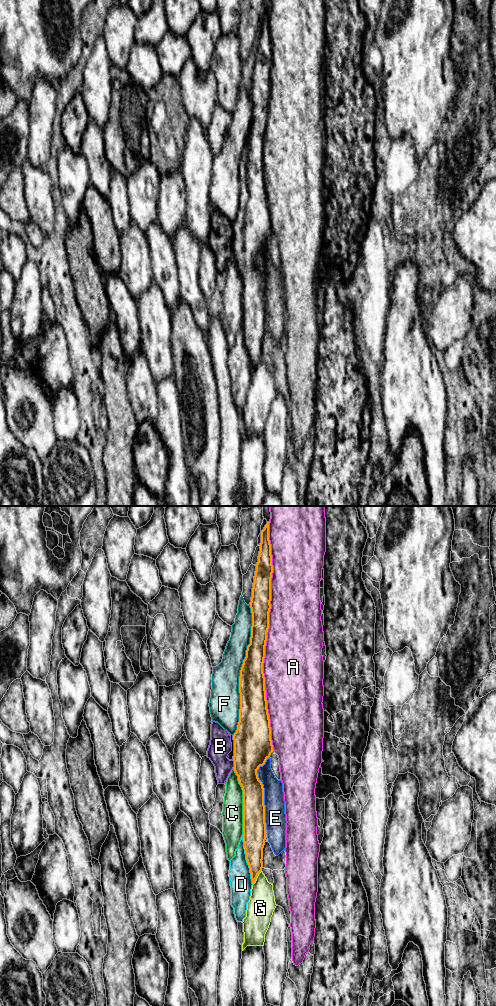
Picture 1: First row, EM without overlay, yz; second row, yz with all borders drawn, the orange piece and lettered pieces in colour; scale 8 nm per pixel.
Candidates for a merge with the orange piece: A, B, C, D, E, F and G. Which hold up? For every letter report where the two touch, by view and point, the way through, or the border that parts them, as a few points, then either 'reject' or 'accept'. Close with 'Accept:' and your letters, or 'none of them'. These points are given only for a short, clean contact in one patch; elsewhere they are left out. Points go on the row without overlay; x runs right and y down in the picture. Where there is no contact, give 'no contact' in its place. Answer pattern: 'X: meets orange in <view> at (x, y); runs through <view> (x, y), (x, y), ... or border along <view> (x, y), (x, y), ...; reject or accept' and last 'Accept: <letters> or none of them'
A: meets orange in yz at (266, 124); reject
B: meets orange in yz at (234, 252); reject
C: meets orange in yz at (243, 290); reject
D: meets orange in yz at (246, 347); reject
E: meets orange in yz at (263, 280); reject
F: meets orange in yz at (240, 158); reject
G: meets orange in yz at (256, 365); reject
Accept: none of them

